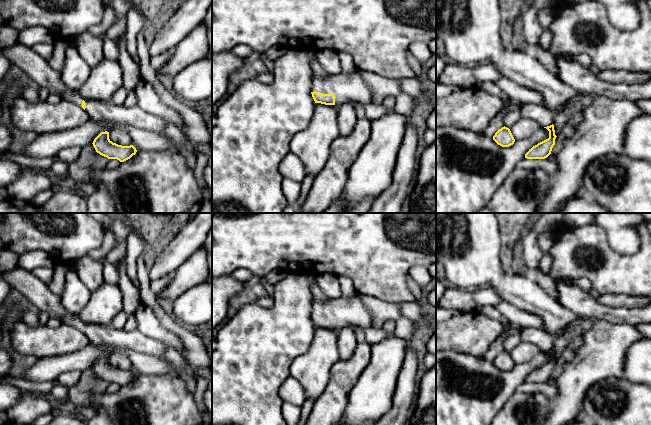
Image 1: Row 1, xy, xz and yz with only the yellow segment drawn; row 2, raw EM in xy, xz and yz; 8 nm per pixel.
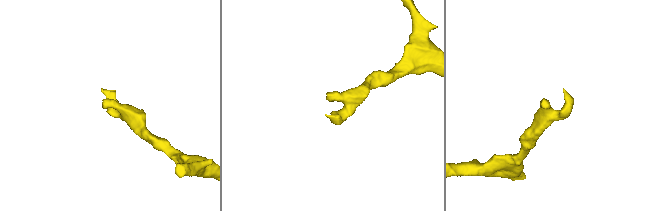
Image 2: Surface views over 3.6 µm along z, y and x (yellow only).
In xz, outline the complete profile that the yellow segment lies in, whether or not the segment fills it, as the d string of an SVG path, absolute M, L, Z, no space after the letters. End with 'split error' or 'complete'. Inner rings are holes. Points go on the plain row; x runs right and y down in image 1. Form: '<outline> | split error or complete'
M361 295L352 298L315 300L311 303L311 318L315 327L341 329L354 326L363 329L371 326L373 318L361 300Z | split error

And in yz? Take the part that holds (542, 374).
M527 327L521 332L521 341L535 344L540 351L549 355L549 362L533 370L525 378L527 383L545 383L555 369L554 336L543 328Z | split error

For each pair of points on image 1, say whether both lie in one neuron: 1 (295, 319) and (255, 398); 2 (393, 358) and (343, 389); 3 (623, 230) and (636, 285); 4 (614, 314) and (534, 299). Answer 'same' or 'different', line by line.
1: same
2: different
3: different
4: different

